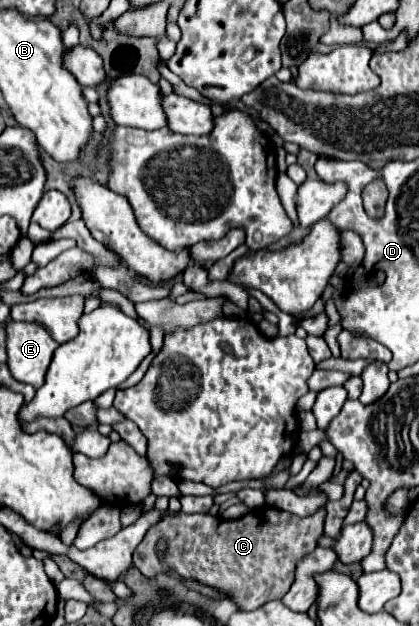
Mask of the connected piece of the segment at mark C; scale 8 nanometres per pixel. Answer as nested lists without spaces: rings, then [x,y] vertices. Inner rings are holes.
[[[263,506],[243,516],[241,520],[221,520],[211,514],[167,516],[155,524],[137,546],[133,564],[147,578],[161,572],[177,572],[187,580],[197,580],[205,586],[223,592],[239,610],[257,610],[269,600],[281,600],[291,584],[297,562],[317,548],[317,538],[323,536],[323,508],[307,518],[297,518],[285,510]],[[165,540],[165,556],[159,558],[157,542]]]

